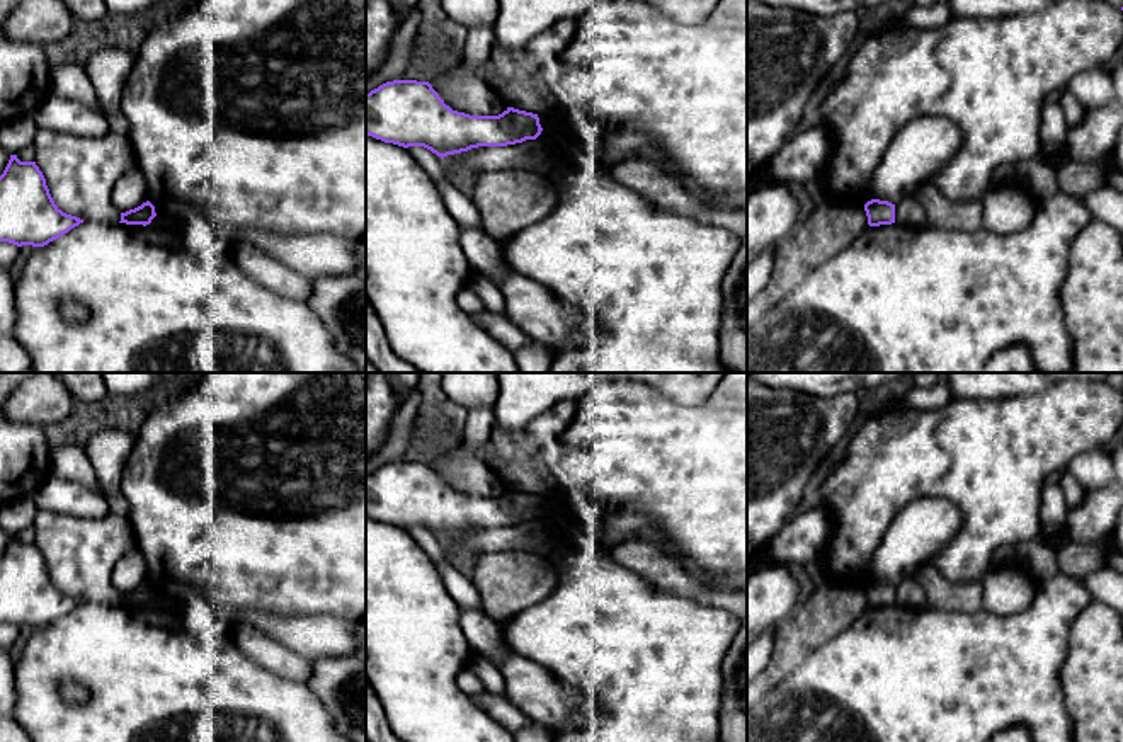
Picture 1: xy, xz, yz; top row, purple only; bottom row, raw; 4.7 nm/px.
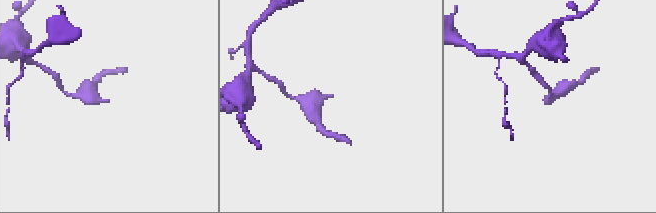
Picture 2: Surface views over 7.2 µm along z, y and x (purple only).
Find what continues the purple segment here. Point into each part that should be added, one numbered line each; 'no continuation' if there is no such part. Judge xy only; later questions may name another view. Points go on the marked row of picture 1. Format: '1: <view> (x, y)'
no continuation

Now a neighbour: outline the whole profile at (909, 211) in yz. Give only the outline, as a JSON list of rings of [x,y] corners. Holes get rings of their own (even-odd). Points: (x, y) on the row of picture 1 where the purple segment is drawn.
[[[904,197],[895,204],[895,223],[909,226],[926,225],[926,209],[917,197]]]

